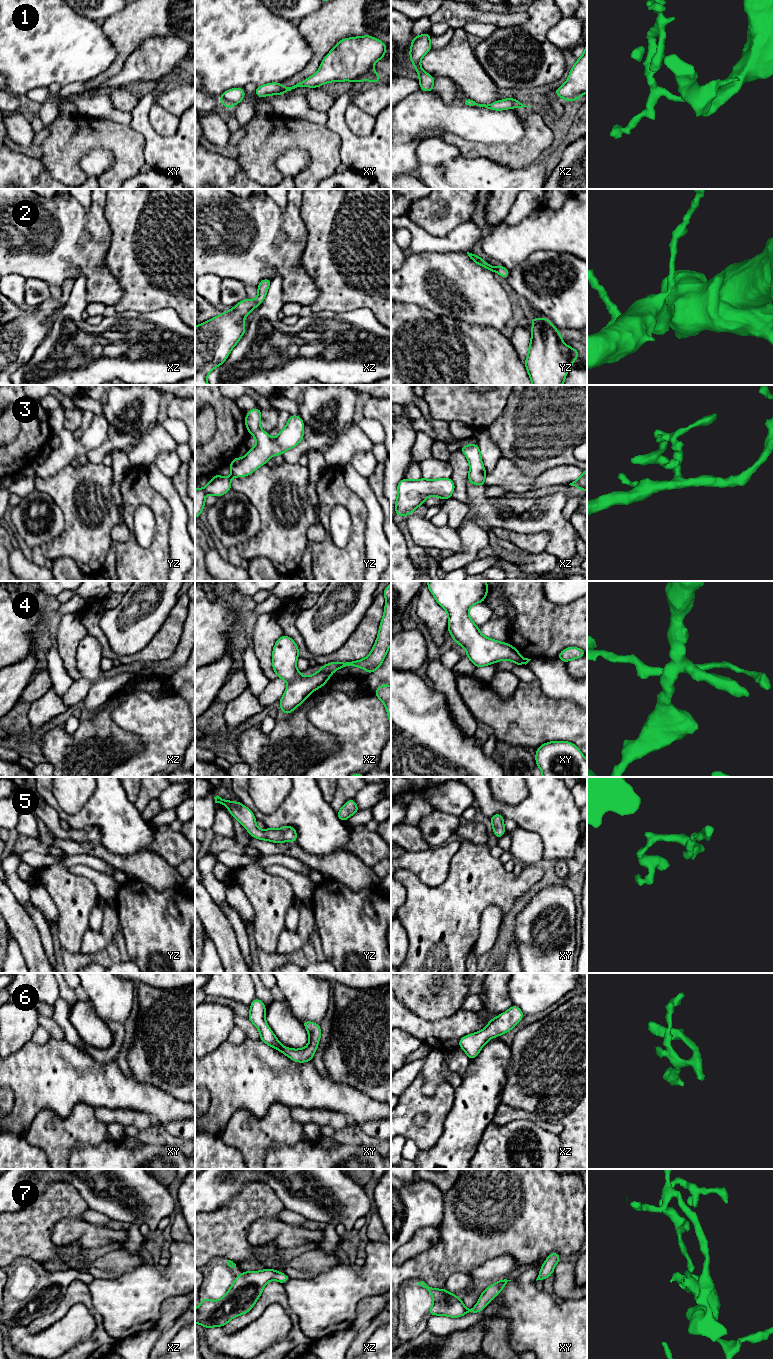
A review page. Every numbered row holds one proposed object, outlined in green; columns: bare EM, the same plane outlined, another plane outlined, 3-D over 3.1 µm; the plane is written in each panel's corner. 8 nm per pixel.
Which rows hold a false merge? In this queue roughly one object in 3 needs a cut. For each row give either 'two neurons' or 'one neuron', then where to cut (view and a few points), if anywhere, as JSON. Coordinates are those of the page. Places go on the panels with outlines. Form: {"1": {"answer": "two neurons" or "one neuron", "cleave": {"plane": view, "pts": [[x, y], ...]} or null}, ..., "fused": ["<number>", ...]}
{"1": {"answer": "one neuron", "cleave": null}, "2": {"answer": "one neuron", "cleave": null}, "3": {"answer": "one neuron", "cleave": null}, "4": {"answer": "two neurons", "cleave": {"plane": "xz", "pts": [[320, 669], [330, 674]]}}, "5": {"answer": "one neuron", "cleave": null}, "6": {"answer": "one neuron", "cleave": null}, "7": {"answer": "one neuron", "cleave": null}, "fused": ["4"]}

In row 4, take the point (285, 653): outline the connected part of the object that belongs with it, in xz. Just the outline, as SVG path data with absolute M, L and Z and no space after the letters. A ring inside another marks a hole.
M282 635L275 643L272 652L272 667L279 677L288 682L288 686L280 698L280 709L289 715L314 691L323 687L331 678L330 673L319 670L308 677L296 669L299 648L294 640Z

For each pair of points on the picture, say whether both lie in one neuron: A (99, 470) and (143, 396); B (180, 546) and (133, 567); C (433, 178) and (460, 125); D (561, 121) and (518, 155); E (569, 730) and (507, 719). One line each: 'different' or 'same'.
A: different
B: different
C: different
D: different
E: same

